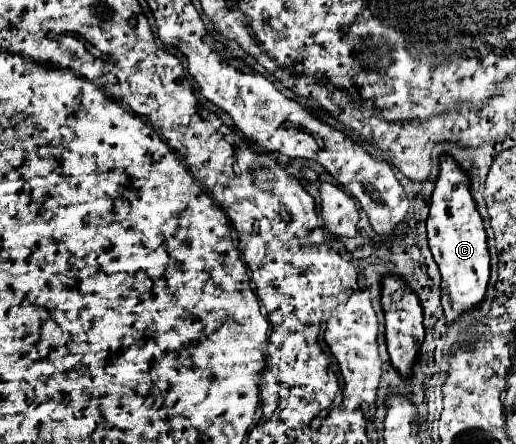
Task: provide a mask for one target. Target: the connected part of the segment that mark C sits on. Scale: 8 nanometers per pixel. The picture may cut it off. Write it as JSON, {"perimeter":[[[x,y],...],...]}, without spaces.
{"perimeter":[[[441,156],[441,172],[431,196],[431,212],[427,218],[427,236],[431,254],[441,270],[441,306],[447,326],[453,326],[463,314],[481,308],[491,274],[491,258],[483,220],[469,192],[469,178],[449,156]]]}

